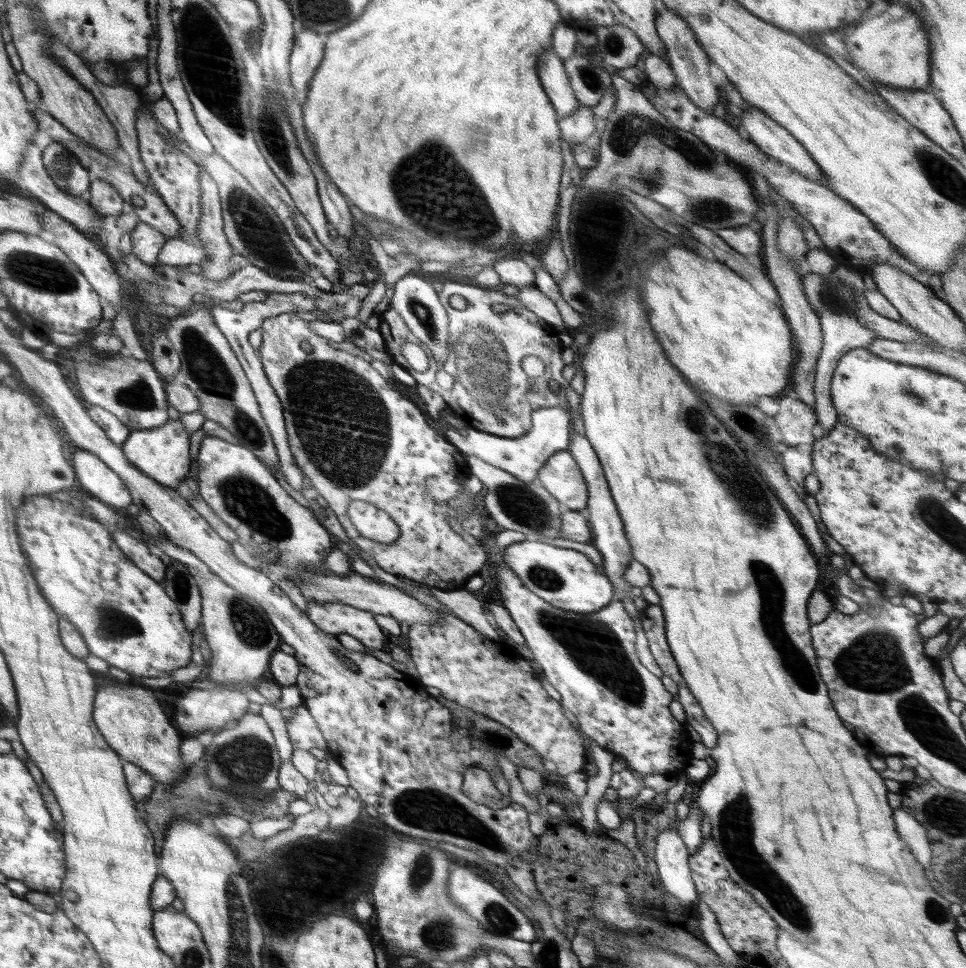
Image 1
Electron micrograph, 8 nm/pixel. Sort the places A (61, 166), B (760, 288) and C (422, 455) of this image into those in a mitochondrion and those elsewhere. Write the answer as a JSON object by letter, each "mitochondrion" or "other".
{"A":"mitochondrion","B":"other","C":"other"}

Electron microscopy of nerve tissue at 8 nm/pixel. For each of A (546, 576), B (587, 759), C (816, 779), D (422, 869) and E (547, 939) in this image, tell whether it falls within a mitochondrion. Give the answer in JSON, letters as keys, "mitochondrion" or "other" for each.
{"A":"mitochondrion","B":"other","C":"other","D":"mitochondrion","E":"other"}

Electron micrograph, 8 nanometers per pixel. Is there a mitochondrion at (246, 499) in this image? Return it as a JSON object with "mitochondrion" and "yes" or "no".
{"mitochondrion":"yes"}

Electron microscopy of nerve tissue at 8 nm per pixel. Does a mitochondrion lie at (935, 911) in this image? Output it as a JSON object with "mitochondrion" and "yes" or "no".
{"mitochondrion":"yes"}

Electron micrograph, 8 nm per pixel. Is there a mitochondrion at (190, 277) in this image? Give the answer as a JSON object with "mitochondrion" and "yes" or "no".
{"mitochondrion":"no"}

